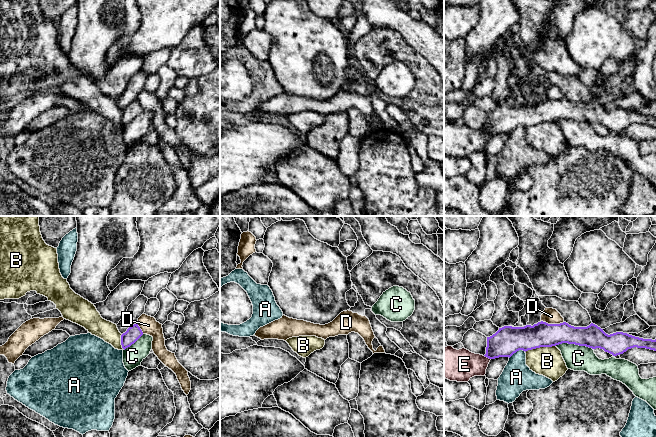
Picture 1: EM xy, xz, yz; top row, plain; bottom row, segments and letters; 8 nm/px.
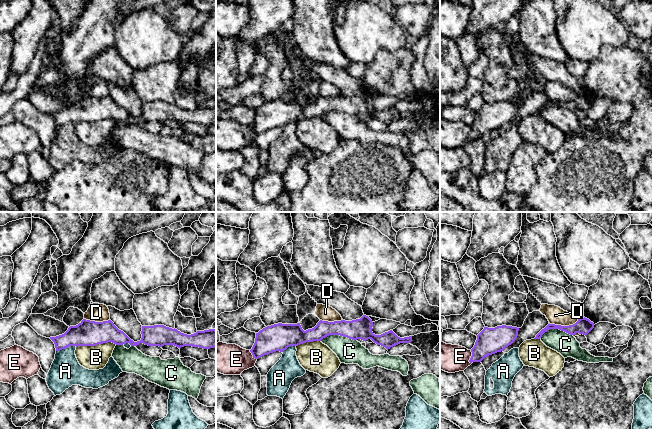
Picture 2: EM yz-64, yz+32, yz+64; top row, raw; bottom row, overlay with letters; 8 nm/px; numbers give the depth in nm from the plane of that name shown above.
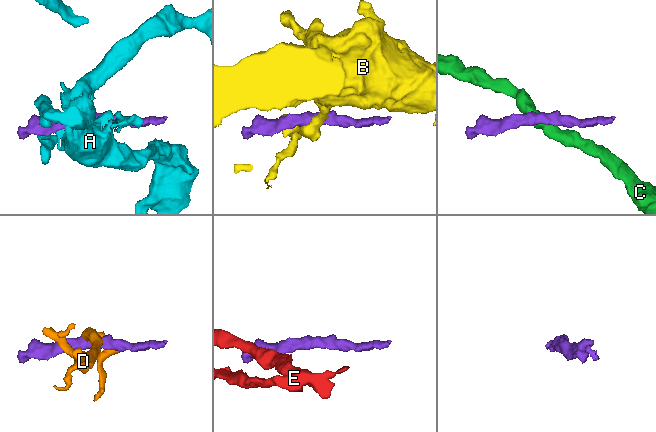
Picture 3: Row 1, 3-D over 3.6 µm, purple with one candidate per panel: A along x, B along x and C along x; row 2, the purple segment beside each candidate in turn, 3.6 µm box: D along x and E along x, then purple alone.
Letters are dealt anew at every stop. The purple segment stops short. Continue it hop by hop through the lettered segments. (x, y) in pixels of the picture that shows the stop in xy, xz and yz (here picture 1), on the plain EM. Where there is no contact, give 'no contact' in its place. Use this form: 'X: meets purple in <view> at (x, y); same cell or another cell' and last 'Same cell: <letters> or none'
A: meets purple in yz at (517, 126); another cell
B: meets purple in yz at (540, 122); another cell
C: meets purple in yz at (574, 119); another cell
D: meets purple in yz at (552, 100); another cell
E: meets purple in yz at (487, 133); another cell
Same cell: none

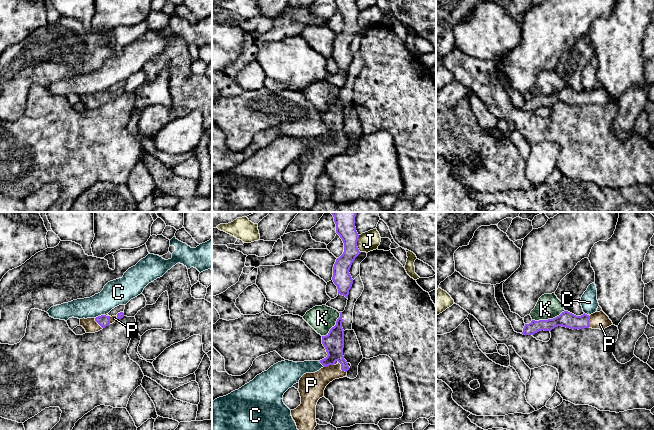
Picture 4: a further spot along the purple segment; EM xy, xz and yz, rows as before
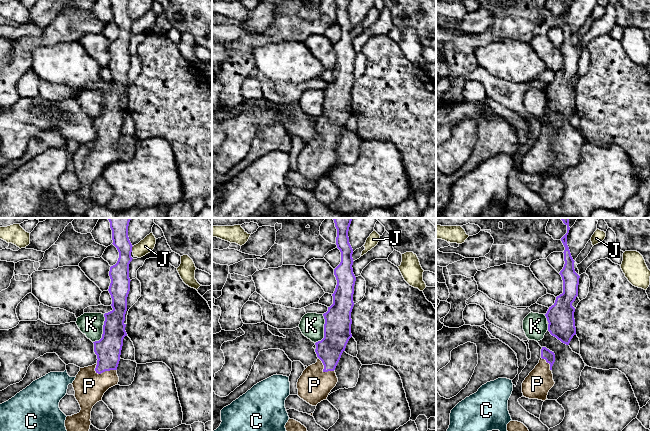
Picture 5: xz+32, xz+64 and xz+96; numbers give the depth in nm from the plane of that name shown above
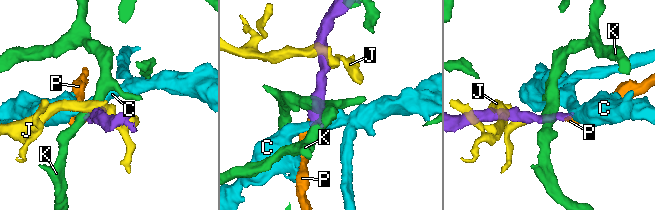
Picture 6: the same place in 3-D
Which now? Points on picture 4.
C: meets purple in xy at (101, 91); another cell
J: meets purple in xz at (356, 20); another cell
K: meets purple in yz at (548, 95); another cell
P: meets purple in xz at (341, 144); same cell
Same cell: P

